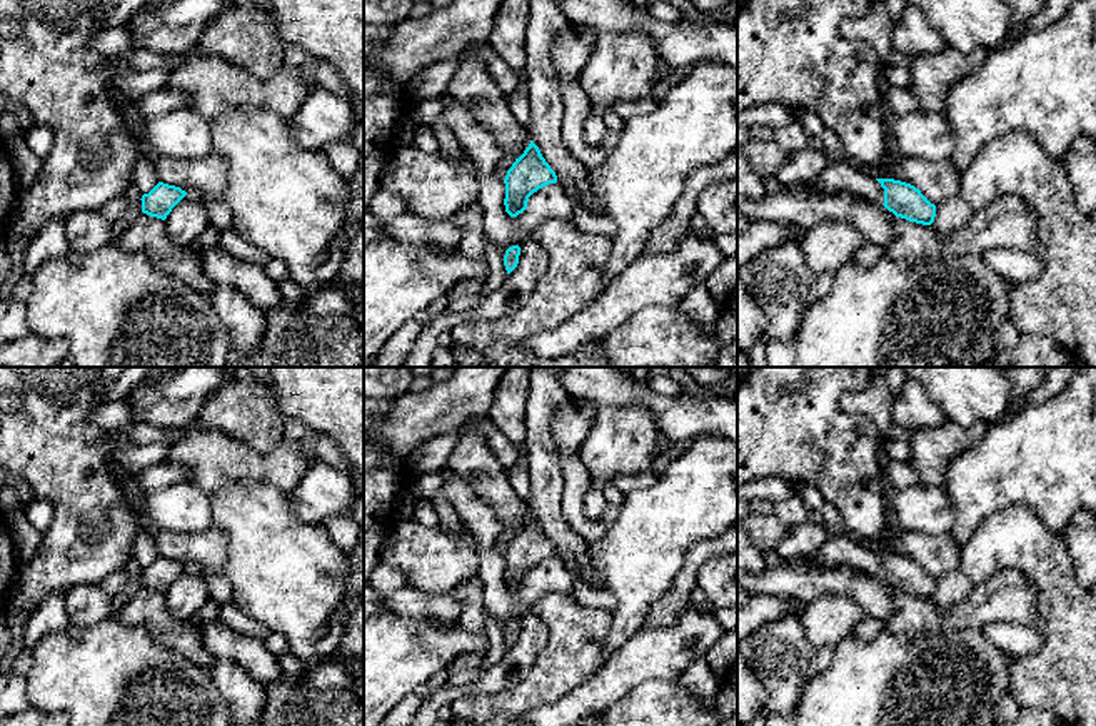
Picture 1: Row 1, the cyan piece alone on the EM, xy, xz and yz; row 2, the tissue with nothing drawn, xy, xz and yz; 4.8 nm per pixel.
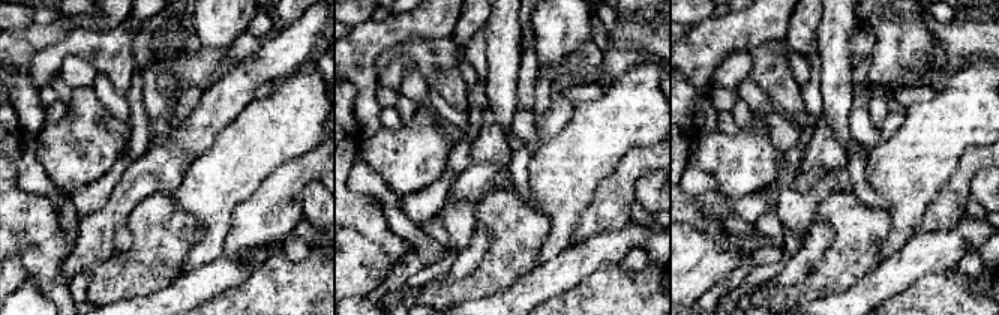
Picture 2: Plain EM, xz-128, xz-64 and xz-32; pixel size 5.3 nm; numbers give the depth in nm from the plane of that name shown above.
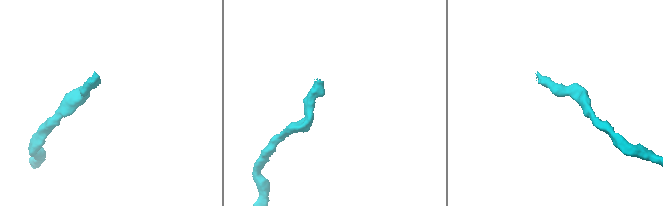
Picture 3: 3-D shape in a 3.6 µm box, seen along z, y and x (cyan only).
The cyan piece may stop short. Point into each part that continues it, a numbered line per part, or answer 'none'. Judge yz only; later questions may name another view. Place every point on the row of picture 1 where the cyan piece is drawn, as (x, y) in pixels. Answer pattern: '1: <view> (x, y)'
1: yz (839, 174)

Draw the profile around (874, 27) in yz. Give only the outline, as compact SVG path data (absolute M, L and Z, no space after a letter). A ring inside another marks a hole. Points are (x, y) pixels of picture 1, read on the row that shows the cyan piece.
M874 0L869 12L862 18L846 20L841 25L841 35L851 42L867 42L876 50L884 65L894 52L891 42L891 28L894 18L887 13L882 0Z

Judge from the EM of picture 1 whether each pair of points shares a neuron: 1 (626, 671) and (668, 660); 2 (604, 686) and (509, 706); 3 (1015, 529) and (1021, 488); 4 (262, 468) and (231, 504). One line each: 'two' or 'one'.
1: one
2: two
3: two
4: two

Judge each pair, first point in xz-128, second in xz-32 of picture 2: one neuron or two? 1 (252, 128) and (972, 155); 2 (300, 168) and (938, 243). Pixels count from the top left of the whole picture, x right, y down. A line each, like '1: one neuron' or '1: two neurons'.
1: two neurons
2: two neurons

